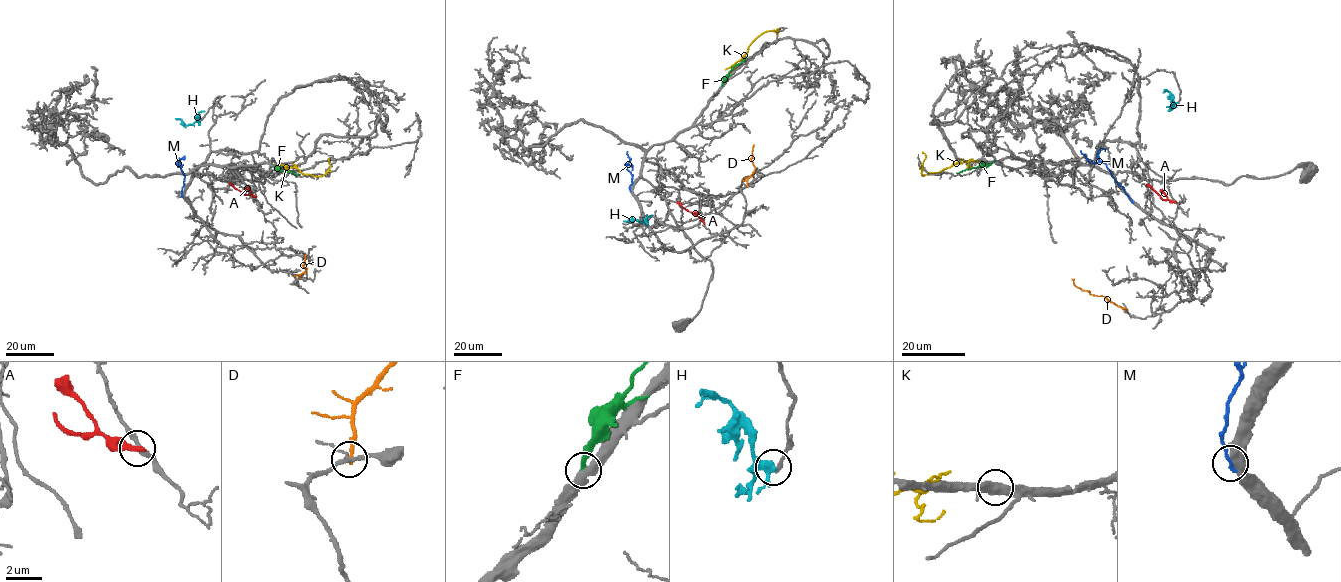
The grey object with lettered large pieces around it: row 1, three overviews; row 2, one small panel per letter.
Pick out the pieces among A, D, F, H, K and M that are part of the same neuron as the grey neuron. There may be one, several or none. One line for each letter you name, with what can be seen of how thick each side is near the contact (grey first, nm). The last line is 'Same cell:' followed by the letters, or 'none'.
Same cell: none

